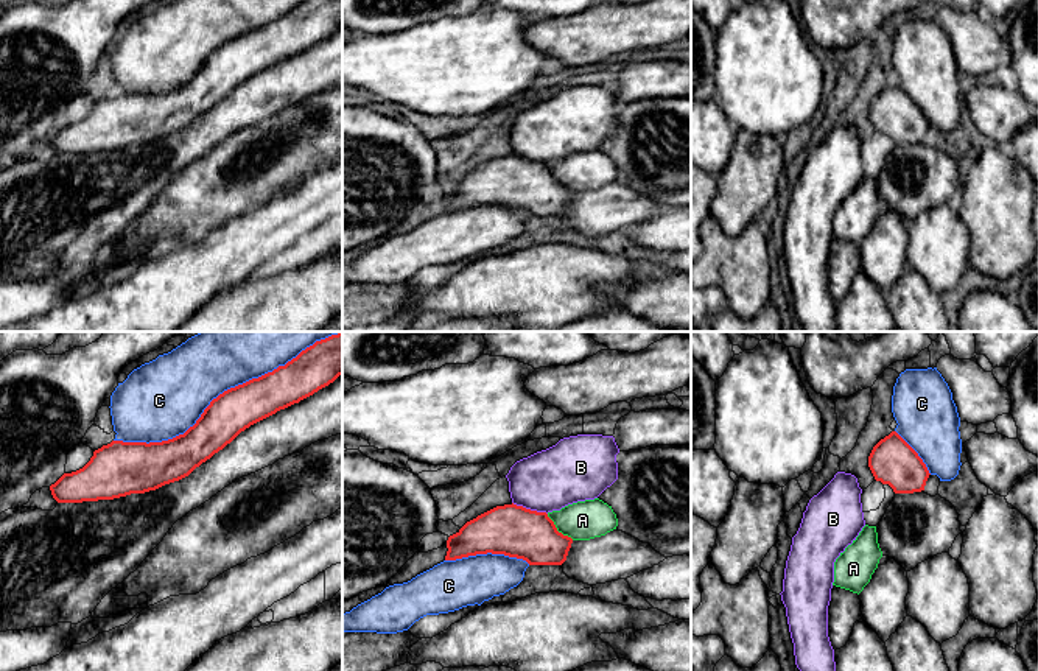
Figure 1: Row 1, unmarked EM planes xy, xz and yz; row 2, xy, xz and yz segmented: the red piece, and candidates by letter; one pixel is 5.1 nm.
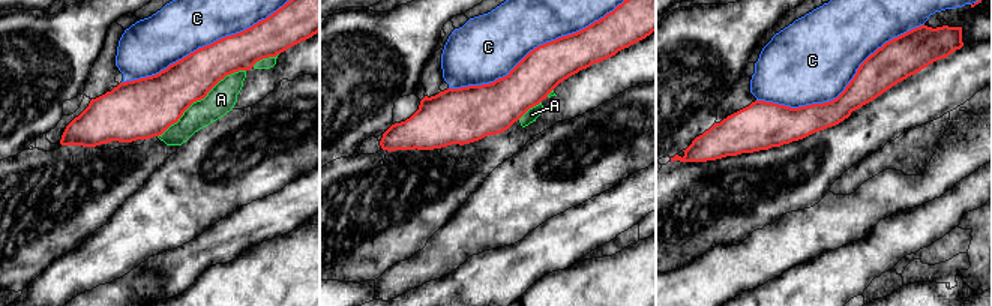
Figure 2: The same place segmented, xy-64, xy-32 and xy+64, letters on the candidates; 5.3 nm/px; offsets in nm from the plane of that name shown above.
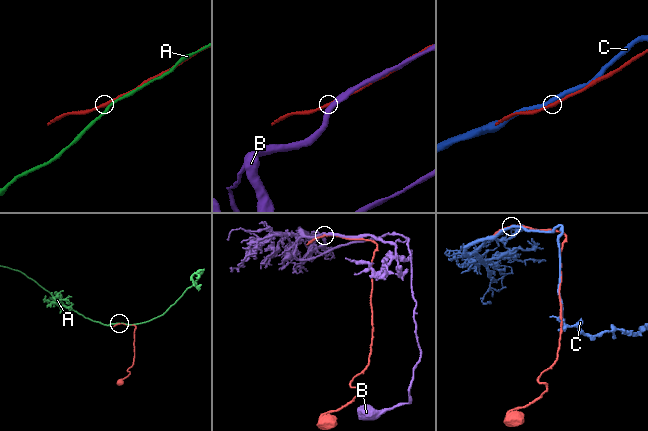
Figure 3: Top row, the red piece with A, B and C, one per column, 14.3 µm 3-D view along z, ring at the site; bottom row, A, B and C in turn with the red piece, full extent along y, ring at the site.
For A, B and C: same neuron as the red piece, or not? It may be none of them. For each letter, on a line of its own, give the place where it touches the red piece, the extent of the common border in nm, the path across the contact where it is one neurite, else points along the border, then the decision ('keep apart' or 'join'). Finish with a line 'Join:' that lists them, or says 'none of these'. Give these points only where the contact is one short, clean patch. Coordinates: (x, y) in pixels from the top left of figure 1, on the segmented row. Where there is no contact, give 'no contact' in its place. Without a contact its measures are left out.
A: xz (556, 530) | 190 nm | keep apart
B: xz (529, 509) | 200 nm | keep apart
C: xy (224, 391) | 1300 nm | join
Join: C

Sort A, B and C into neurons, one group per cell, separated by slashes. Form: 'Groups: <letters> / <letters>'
Groups: A / B / C

